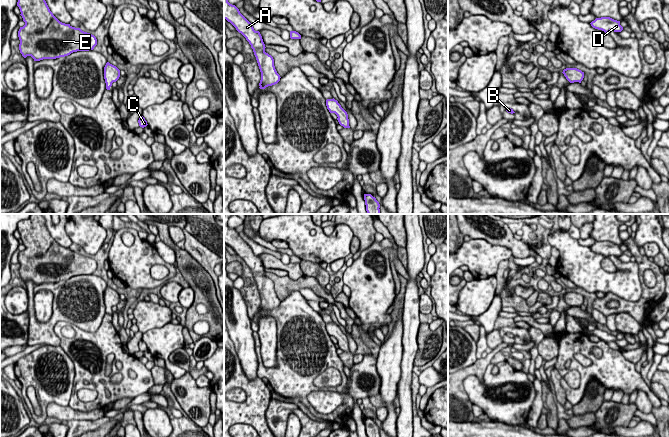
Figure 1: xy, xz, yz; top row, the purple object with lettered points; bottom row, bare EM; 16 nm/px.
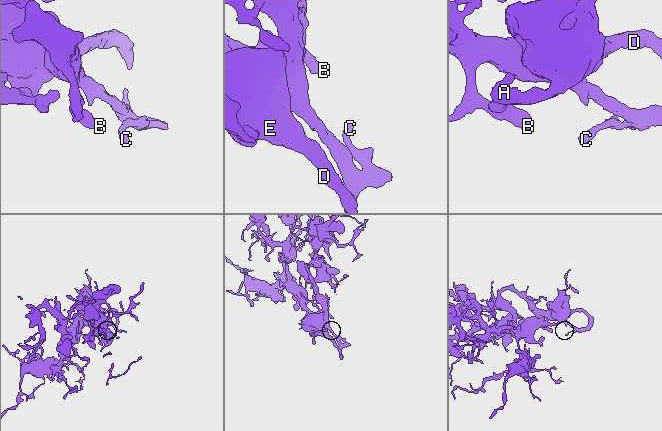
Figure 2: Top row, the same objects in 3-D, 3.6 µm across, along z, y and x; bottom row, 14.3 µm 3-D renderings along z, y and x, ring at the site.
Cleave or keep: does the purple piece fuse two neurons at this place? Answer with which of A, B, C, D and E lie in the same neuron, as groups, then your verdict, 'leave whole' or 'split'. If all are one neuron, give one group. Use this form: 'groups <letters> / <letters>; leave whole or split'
groups A B C D E; leave whole

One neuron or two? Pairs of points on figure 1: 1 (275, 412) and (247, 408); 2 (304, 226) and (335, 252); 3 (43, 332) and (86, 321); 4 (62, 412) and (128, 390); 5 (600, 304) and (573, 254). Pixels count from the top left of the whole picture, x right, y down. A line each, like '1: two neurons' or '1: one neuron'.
1: two neurons
2: one neuron
3: one neuron
4: two neurons
5: two neurons

